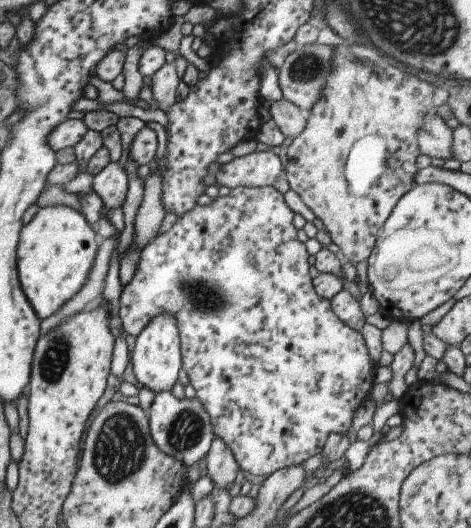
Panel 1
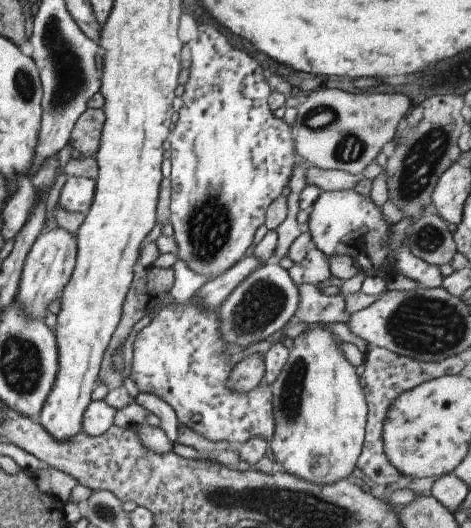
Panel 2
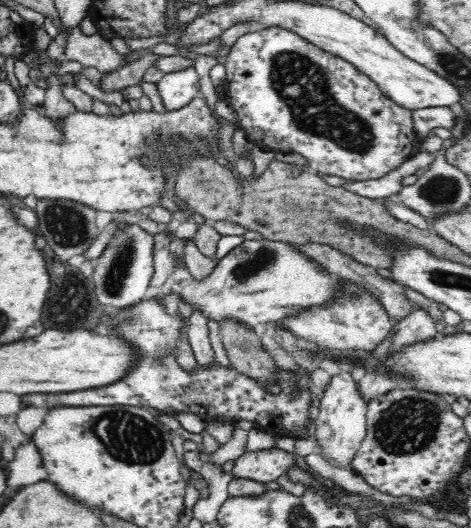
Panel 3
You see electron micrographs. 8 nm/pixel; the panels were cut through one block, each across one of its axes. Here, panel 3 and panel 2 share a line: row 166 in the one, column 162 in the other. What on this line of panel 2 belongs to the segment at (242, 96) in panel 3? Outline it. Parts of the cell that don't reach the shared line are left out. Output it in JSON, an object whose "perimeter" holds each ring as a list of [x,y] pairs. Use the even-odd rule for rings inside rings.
{"perimeter":[[[189,300],[182,305],[172,303],[162,306],[155,315],[151,316],[151,319],[151,323],[135,335],[132,343],[129,378],[135,382],[139,391],[152,392],[156,397],[164,400],[175,412],[178,422],[207,440],[244,443],[252,436],[260,436],[268,443],[274,431],[270,386],[265,384],[246,393],[232,393],[226,387],[226,380],[231,370],[227,361],[231,356],[221,355],[221,350],[227,344],[220,340],[216,310],[199,309]]]}

